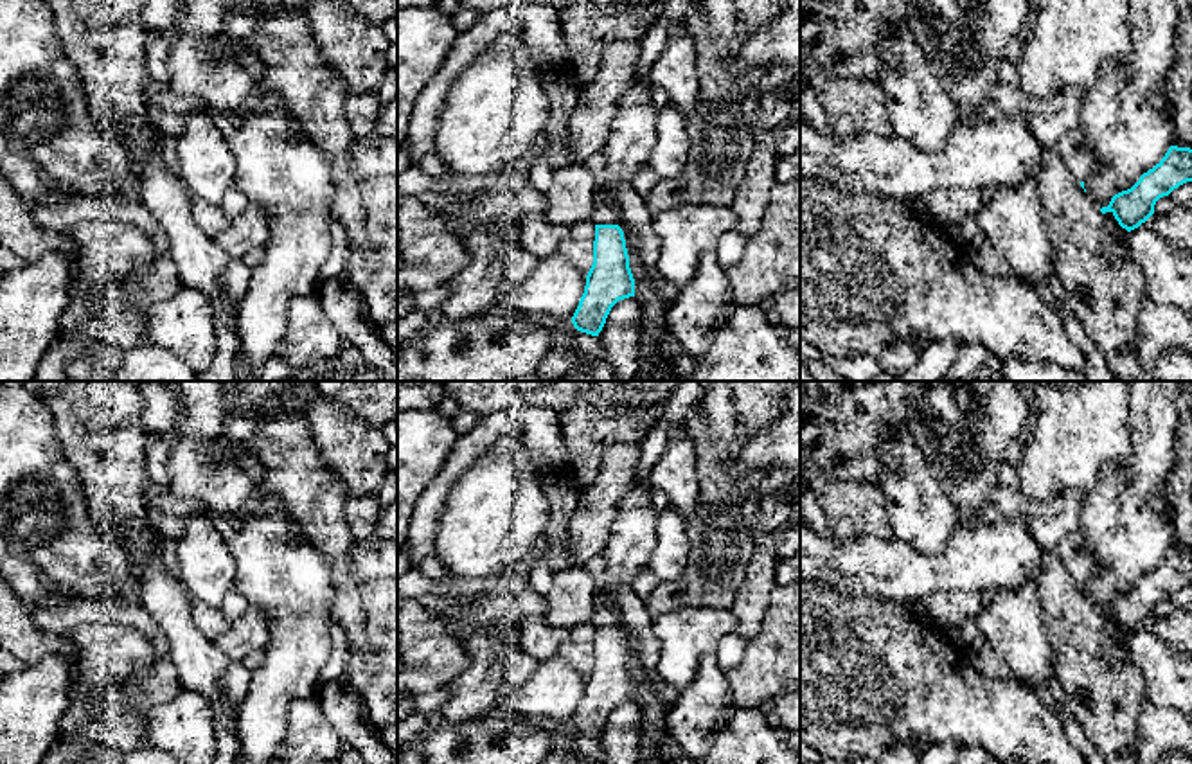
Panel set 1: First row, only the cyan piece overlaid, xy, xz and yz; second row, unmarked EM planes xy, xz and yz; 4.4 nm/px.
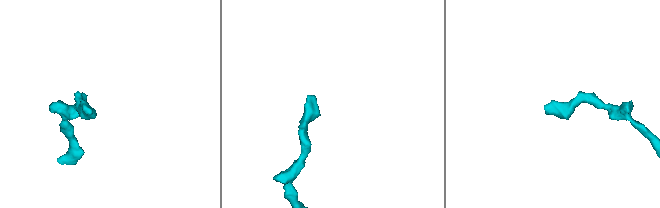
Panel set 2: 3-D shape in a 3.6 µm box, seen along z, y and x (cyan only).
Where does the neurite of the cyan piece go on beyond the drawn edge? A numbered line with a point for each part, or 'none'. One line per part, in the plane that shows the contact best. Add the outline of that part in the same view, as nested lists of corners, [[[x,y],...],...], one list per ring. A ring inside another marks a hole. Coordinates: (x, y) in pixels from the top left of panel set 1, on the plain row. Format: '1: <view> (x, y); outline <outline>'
1: xz (633, 534); outline [[[633,482],[622,496],[611,534],[608,537],[606,582],[595,586],[595,627],[617,627],[622,618],[617,590],[631,586],[633,579],[647,568],[656,545],[656,521],[651,494],[645,487]]]

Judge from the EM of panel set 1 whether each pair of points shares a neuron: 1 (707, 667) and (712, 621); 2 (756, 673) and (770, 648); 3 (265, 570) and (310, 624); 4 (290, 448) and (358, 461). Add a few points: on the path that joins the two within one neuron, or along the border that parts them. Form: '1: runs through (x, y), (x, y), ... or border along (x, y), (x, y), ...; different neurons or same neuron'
1: border along (712, 653), (700, 660), (696, 676), (684, 689); different neurons
2: runs through (761, 667), (770, 658), (770, 653); same neuron
3: runs through (277, 583), (297, 603), (301, 612); same neuron
4: border along (304, 414), (322, 462), (344, 489); different neurons

